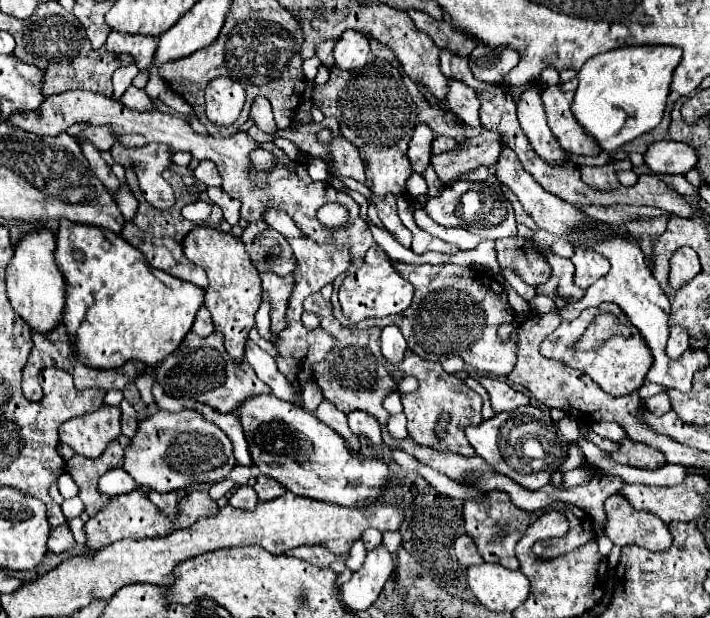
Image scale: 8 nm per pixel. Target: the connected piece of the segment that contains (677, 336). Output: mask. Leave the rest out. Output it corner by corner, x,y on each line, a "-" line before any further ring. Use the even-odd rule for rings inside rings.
680,325
670,327
670,337
668,337
668,345
666,345
666,355
668,355
670,359
678,359
688,347
690,347
690,343
688,343
688,331
684,331
684,327
680,327

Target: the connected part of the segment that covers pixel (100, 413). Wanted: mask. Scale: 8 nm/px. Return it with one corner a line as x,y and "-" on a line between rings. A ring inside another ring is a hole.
102,405
92,415
82,415
62,423
60,441
70,445
74,453
98,459
104,449
120,437
120,409

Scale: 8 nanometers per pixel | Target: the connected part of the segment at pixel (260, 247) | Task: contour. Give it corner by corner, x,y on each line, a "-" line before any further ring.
268,231
254,241
252,263
258,273
276,273
284,277
294,271
296,259
292,255
292,249
288,247
288,241
284,241
280,233

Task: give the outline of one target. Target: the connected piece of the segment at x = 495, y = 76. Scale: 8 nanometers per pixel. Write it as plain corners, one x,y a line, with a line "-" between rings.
478,45
470,53
470,71
478,81
486,83
500,83
504,75
508,75
520,61
520,53
514,49
504,47
486,47

